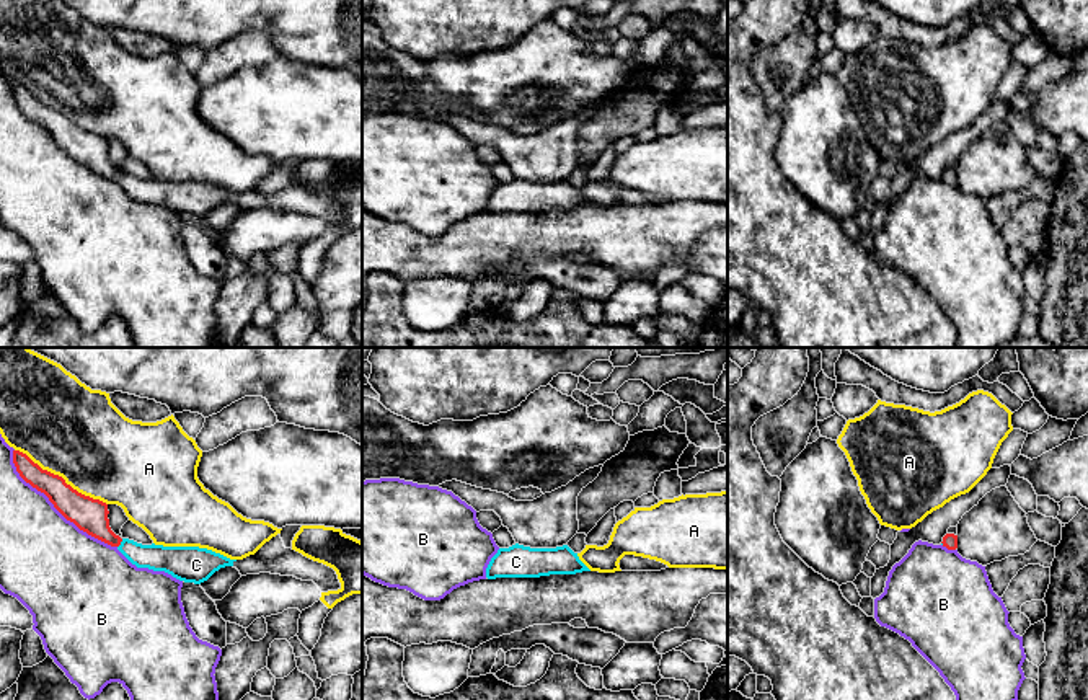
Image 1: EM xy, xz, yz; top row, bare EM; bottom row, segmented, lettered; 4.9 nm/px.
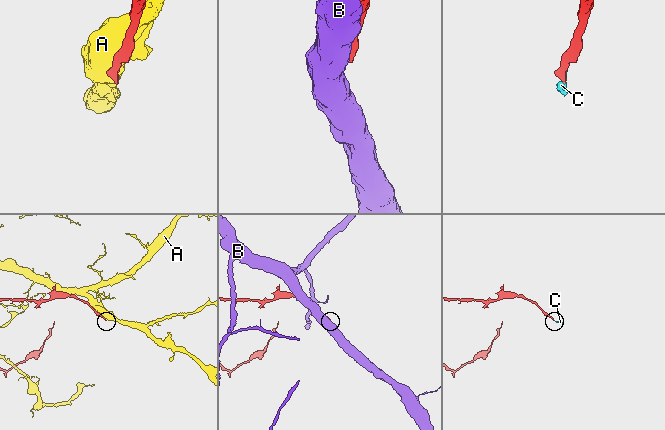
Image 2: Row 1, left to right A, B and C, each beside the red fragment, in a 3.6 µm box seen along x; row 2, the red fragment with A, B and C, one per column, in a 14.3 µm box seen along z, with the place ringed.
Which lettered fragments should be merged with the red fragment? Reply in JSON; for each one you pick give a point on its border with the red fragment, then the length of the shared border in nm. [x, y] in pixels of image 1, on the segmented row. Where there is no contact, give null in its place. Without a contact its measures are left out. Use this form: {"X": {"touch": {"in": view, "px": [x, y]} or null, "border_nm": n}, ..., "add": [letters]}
{"C": {"touch": {"in": "xy", "px": [119, 544]}, "border_nm": 50}, "add": ["C"]}

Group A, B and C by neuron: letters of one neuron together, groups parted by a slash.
A / B / C

